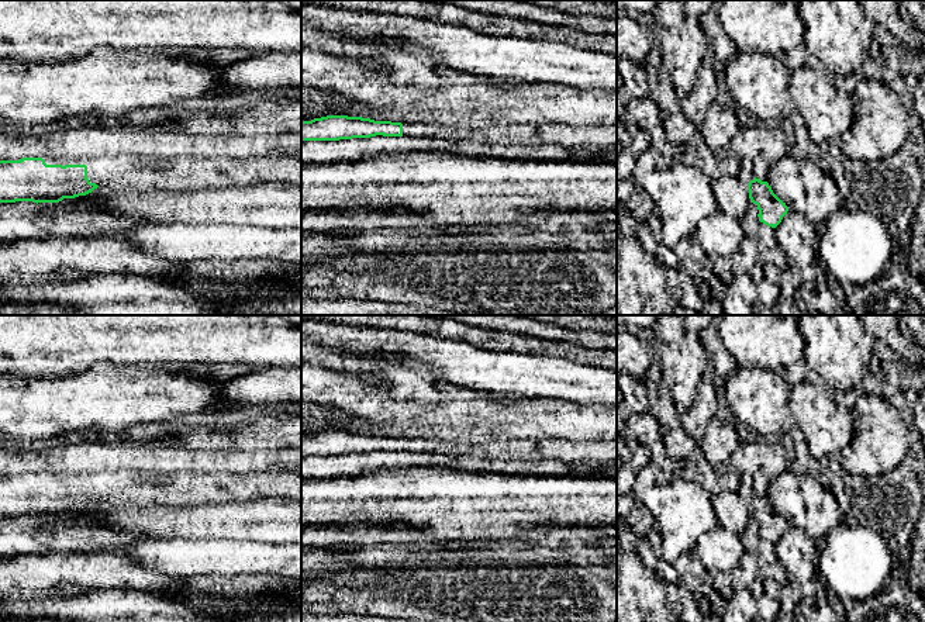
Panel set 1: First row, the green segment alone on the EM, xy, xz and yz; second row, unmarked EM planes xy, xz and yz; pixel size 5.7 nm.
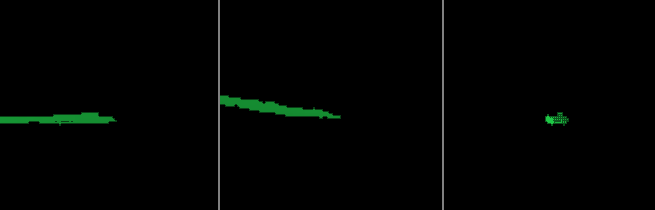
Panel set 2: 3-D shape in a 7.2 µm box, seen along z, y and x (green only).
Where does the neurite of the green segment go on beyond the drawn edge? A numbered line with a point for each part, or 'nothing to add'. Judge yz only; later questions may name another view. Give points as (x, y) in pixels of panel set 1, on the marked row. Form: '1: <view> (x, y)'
1: yz (746, 173)

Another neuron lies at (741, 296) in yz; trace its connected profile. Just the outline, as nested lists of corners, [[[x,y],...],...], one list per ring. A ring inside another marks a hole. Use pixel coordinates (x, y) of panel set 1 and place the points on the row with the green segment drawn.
[[[749,273],[735,274],[726,286],[726,294],[722,303],[724,315],[752,315],[757,303],[757,286]]]

